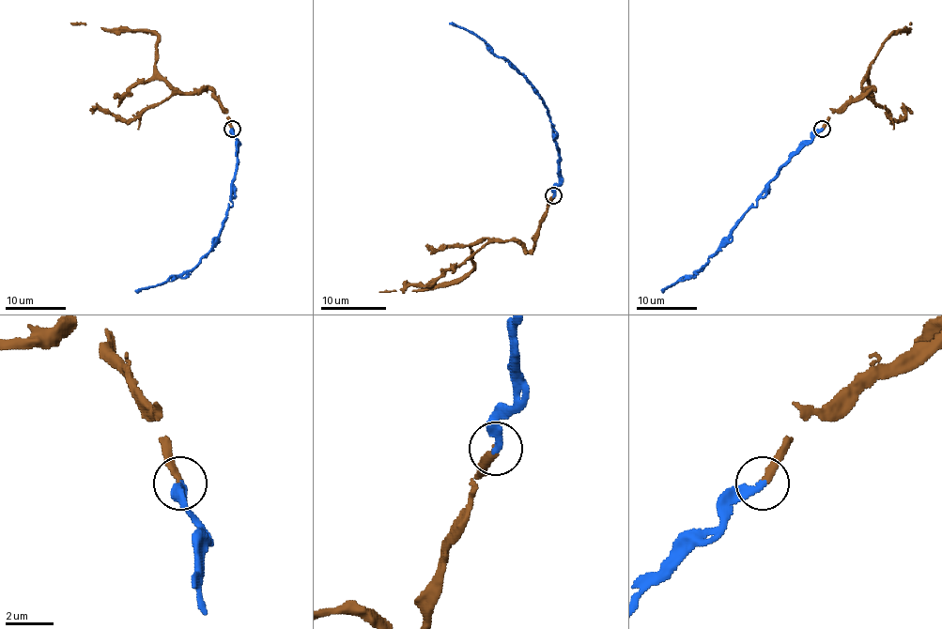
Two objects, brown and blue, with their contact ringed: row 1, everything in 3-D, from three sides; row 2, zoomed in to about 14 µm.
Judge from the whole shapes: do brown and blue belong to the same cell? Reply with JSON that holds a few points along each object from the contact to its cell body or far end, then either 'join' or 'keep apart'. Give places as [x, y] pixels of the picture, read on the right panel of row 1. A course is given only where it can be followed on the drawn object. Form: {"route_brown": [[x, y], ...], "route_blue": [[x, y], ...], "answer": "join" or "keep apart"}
{"route_brown": [[823, 128], [831, 113], [872, 89], [863, 93], [862, 79], [885, 40], [894, 32], [906, 32], [911, 23]], "route_blue": [[823, 129], [791, 158], [762, 194], [757, 206], [752, 207], [699, 269], [694, 274], [684, 275], [662, 292]], "answer": "join"}

